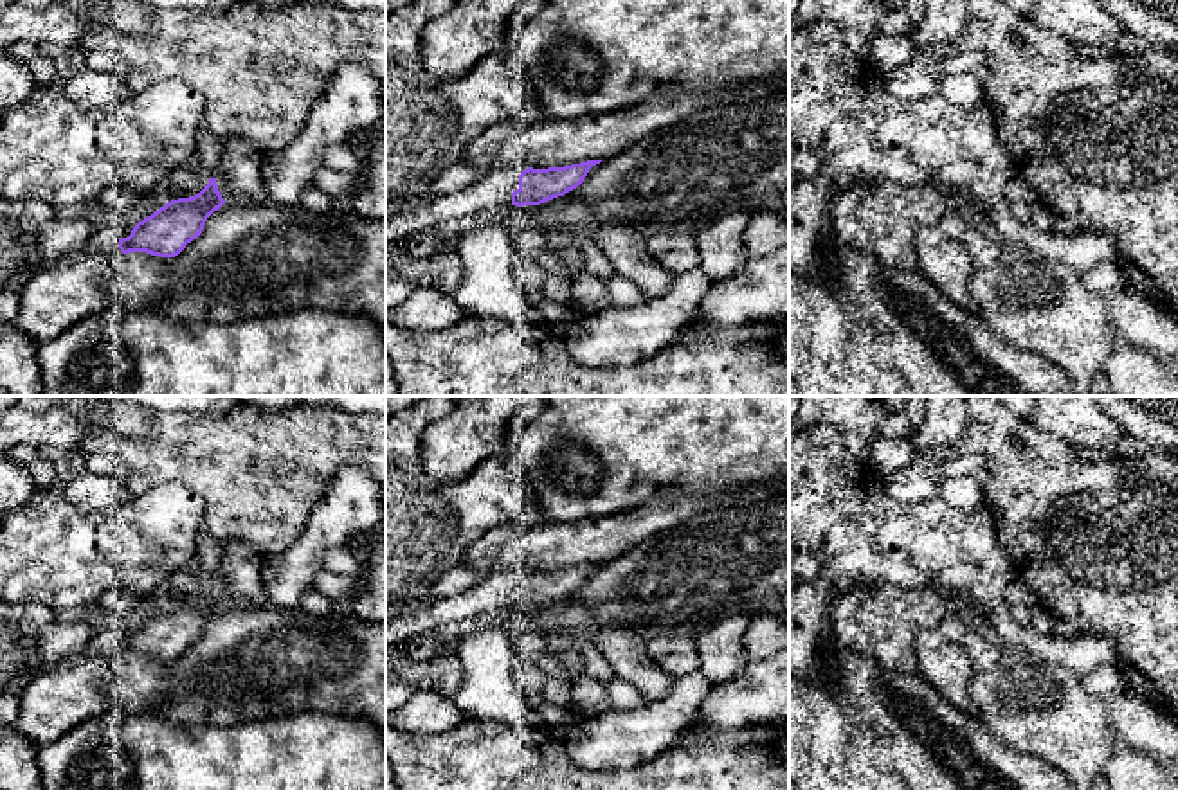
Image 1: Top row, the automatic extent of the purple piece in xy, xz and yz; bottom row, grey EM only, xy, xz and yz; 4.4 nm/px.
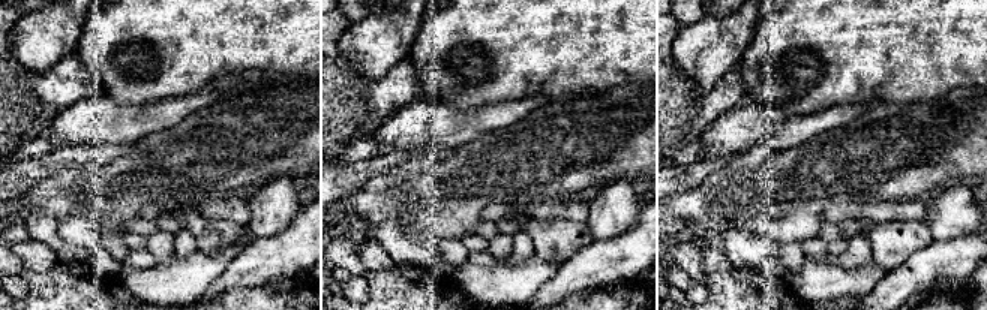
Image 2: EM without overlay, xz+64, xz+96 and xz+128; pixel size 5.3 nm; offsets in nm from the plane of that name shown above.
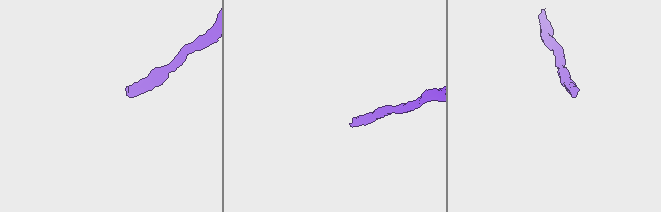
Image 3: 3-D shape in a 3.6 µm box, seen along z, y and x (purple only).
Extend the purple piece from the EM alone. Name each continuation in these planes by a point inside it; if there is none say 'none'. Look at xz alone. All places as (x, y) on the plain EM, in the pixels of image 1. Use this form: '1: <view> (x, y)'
1: xz (494, 592)

